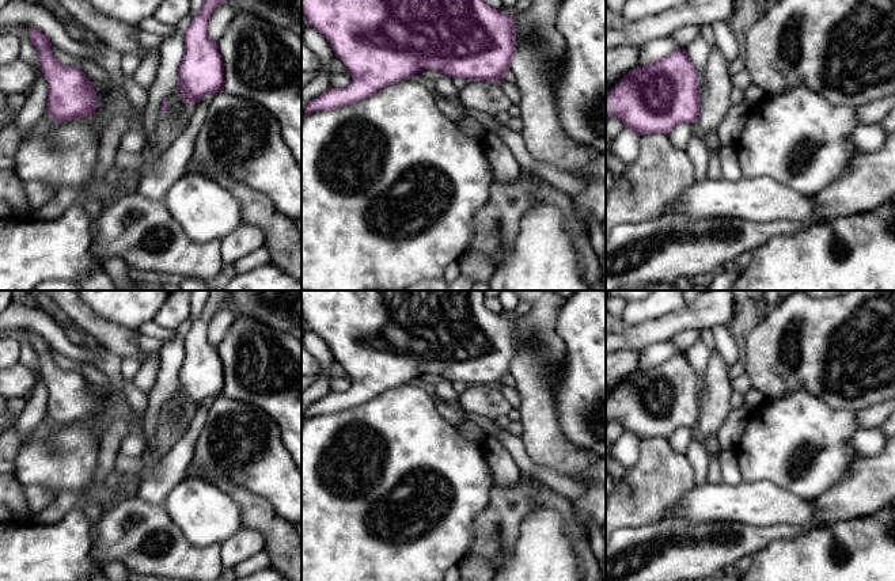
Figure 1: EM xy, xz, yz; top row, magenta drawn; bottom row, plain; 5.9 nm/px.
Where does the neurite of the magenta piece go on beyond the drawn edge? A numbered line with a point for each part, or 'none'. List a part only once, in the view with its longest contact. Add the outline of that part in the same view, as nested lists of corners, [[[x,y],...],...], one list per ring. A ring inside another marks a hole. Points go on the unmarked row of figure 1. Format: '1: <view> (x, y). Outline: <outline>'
none

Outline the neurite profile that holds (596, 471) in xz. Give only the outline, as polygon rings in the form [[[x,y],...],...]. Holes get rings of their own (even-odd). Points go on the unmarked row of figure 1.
[[[598,457],[581,475],[588,479],[596,479],[606,486],[606,457]]]

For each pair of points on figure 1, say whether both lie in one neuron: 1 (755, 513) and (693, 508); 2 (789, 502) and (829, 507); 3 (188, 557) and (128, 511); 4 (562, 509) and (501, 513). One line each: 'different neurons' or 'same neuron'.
1: same neuron
2: different neurons
3: same neuron
4: same neuron

